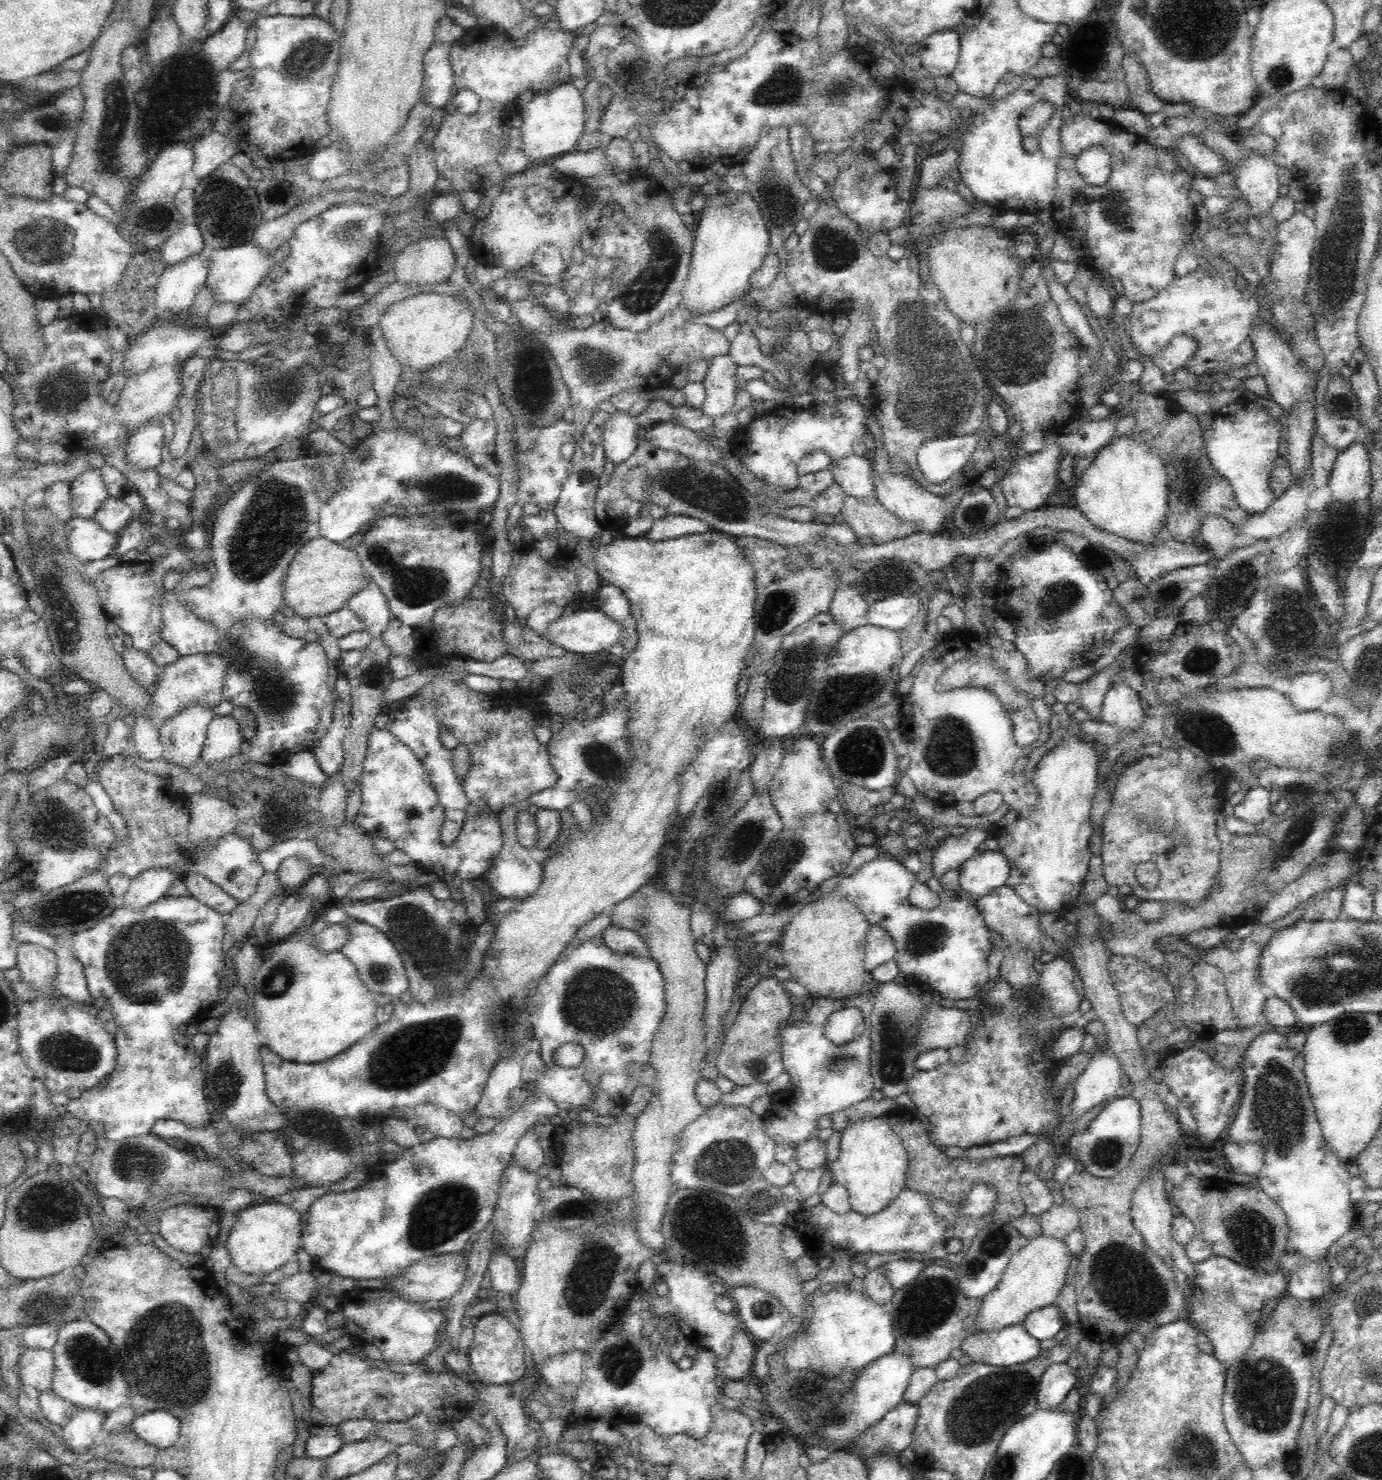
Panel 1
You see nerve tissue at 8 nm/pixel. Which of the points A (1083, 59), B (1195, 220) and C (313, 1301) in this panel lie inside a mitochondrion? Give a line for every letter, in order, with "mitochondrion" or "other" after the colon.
A: other
B: other
C: other

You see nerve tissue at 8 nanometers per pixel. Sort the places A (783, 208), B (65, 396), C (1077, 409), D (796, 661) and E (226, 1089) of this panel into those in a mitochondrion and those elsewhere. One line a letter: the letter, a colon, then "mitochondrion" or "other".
A: mitochondrion
B: mitochondrion
C: other
D: mitochondrion
E: mitochondrion

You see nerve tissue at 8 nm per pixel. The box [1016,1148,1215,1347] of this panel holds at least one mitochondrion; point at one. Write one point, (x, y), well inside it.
(1123, 1280)

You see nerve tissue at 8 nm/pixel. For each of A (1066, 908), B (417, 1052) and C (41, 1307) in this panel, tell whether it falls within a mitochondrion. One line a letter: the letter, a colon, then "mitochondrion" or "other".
A: other
B: mitochondrion
C: mitochondrion

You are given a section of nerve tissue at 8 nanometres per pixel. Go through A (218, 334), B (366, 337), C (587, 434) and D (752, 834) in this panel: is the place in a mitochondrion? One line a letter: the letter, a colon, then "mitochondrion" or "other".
A: other
B: other
C: other
D: mitochondrion

